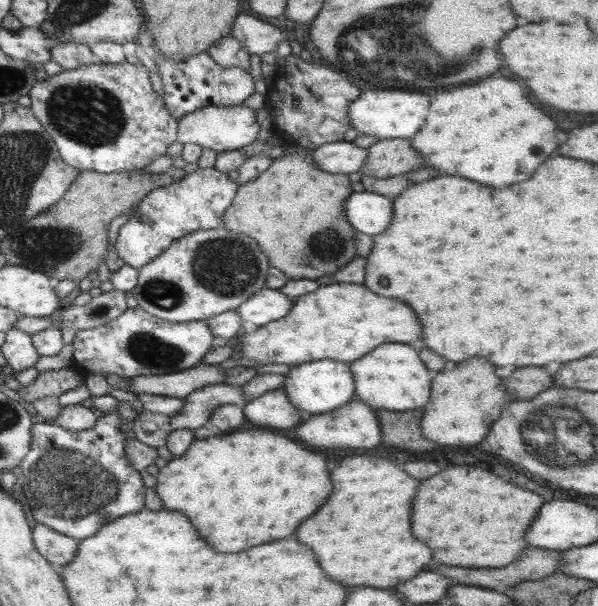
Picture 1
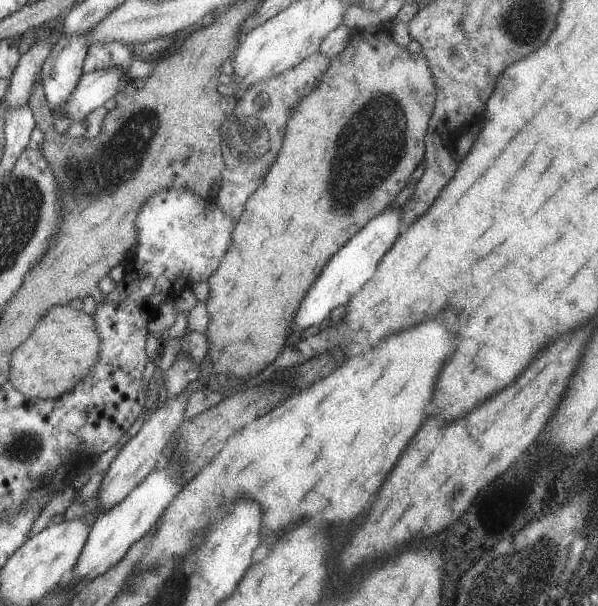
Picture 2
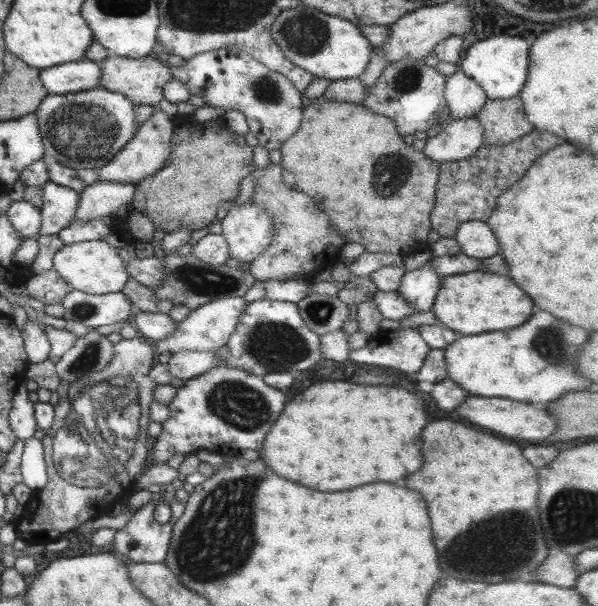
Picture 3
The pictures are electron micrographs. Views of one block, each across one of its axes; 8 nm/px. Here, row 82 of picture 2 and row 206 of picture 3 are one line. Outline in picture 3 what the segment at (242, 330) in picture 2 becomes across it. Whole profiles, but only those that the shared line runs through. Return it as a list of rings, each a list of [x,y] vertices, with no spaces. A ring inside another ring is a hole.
[[[316,99],[303,107],[297,131],[278,149],[283,184],[317,203],[346,242],[361,244],[367,253],[400,254],[403,257],[429,247],[427,232],[440,163],[427,158],[422,151],[415,151],[408,139],[396,132],[390,118],[369,112],[360,103]]]

